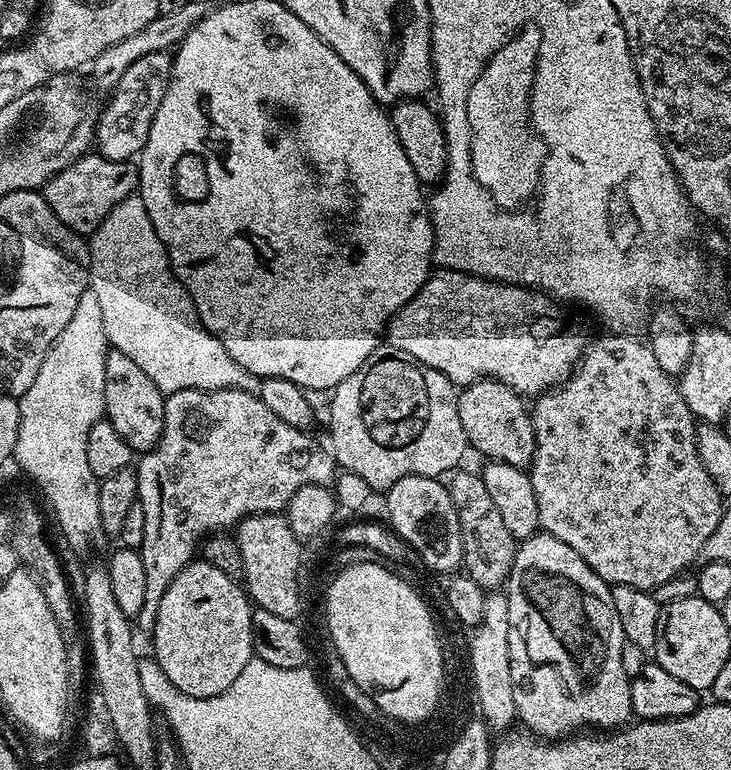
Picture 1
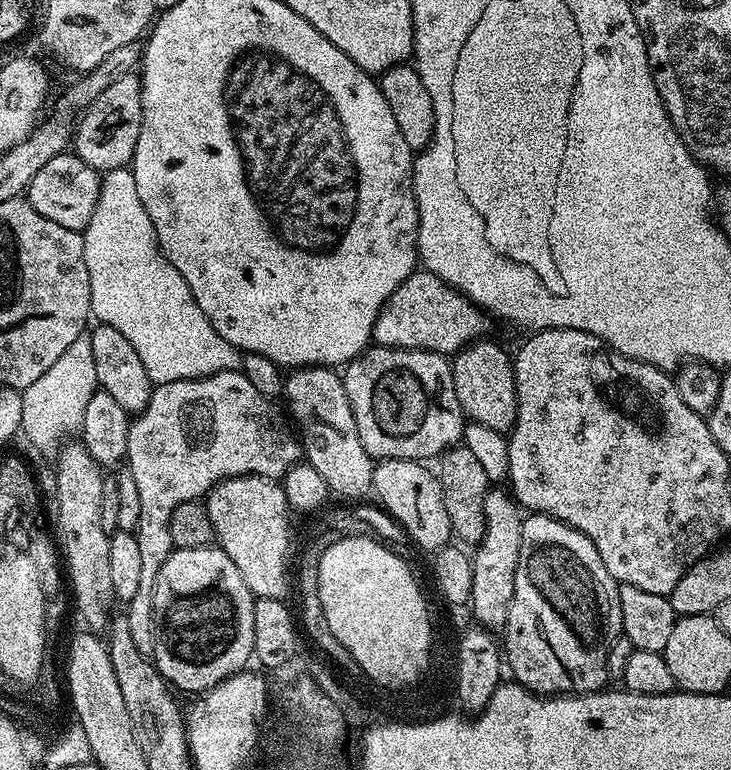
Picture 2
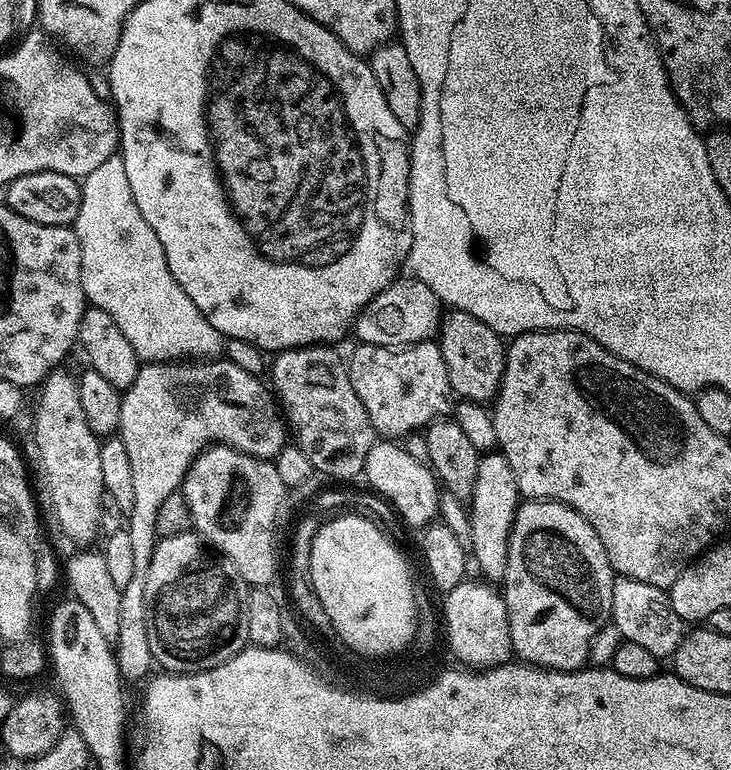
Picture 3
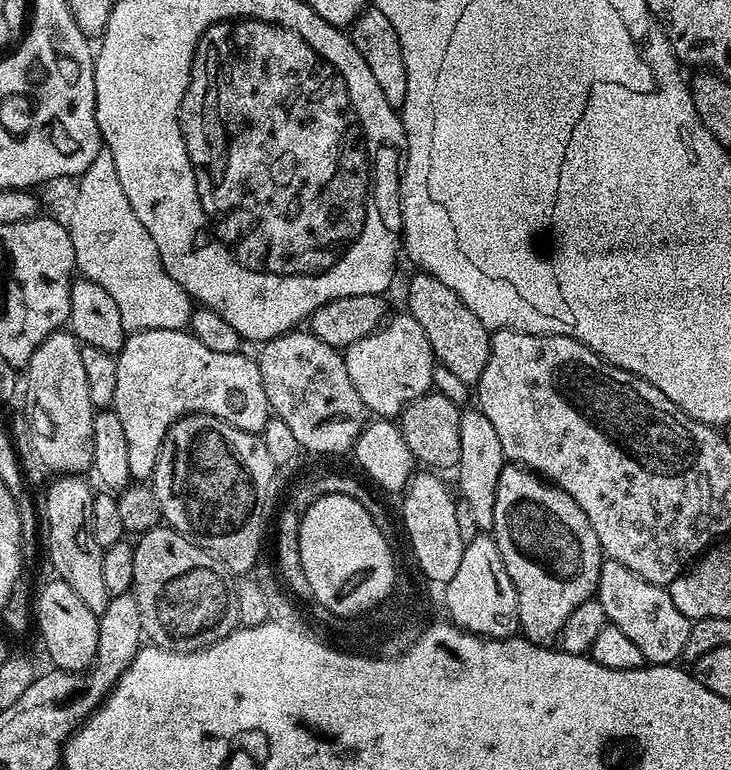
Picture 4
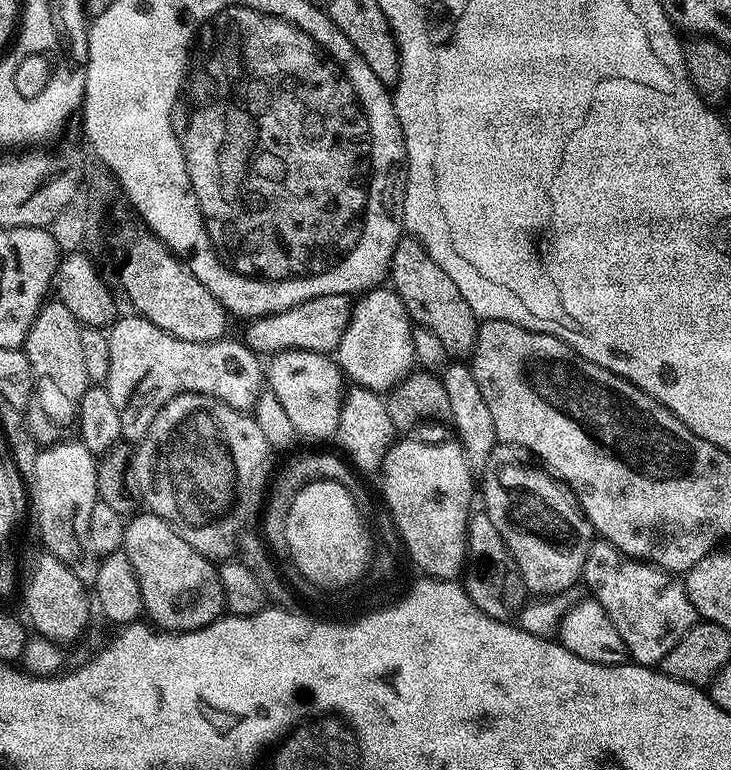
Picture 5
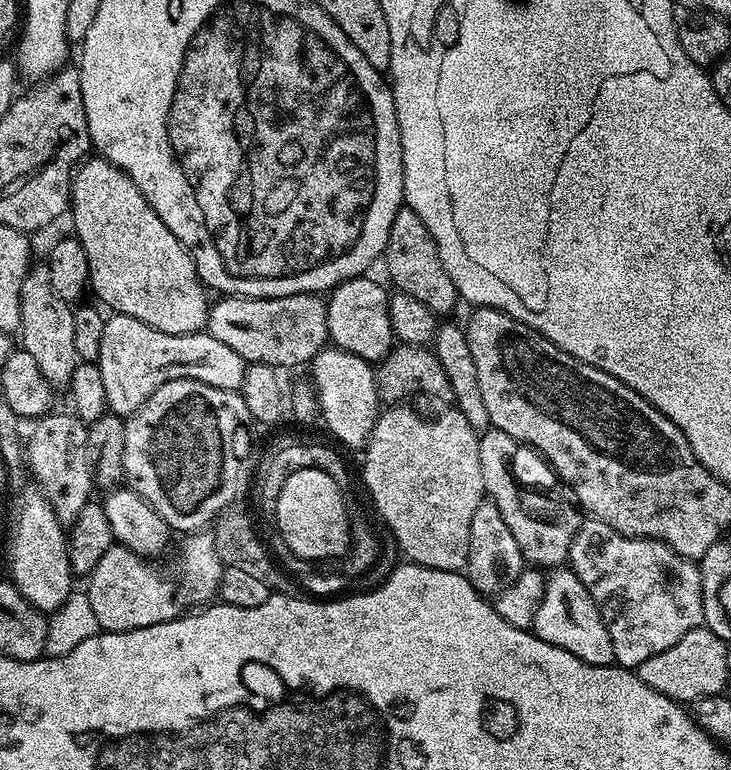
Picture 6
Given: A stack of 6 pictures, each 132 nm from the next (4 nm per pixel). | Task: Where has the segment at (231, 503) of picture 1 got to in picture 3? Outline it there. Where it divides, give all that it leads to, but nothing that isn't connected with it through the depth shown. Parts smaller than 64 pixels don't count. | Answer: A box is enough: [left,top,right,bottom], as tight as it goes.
[114,358,286,685]

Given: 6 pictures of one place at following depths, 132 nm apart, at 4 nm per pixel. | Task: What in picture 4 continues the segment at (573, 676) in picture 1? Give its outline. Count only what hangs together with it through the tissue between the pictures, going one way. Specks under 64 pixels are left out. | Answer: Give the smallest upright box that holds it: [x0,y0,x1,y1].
[490,466,602,645]

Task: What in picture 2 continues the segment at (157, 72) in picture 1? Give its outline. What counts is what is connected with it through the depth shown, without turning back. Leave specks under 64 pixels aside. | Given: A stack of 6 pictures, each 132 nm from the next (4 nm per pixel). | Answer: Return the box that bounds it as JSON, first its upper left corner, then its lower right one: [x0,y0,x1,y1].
[74,75,143,174]

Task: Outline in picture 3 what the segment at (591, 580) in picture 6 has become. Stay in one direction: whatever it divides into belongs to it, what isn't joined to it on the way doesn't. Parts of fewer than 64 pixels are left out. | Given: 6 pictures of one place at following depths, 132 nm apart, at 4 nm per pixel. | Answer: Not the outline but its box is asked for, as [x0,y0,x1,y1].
[611,576,686,658]

